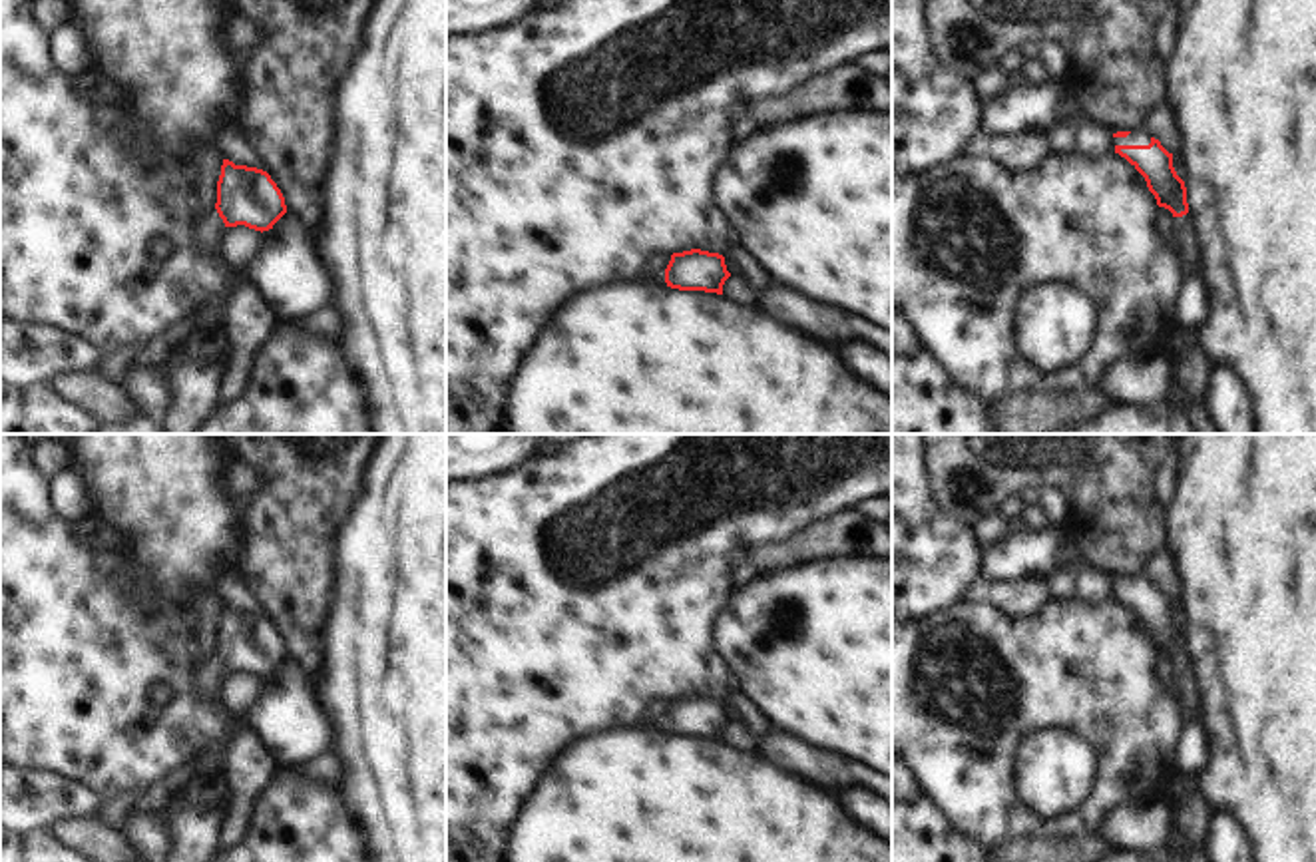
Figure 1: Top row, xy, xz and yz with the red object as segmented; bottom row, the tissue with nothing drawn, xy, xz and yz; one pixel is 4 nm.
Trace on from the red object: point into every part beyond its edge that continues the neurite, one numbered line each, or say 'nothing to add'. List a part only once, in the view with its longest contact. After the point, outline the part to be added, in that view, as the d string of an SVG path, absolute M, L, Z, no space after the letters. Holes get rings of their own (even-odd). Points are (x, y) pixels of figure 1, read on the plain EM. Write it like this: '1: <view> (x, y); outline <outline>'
1: xy (210, 673); outline M213 655L209 661L197 663L195 671L195 691L197 695L217 701L219 699L219 685L225 677L225 669L219 663L217 655Z

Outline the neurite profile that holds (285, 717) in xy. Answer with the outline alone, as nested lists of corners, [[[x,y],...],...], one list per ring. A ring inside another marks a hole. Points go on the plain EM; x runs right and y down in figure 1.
[[[289,659],[261,685],[241,725],[259,737],[277,766],[293,766],[329,753],[332,741],[309,677]]]

